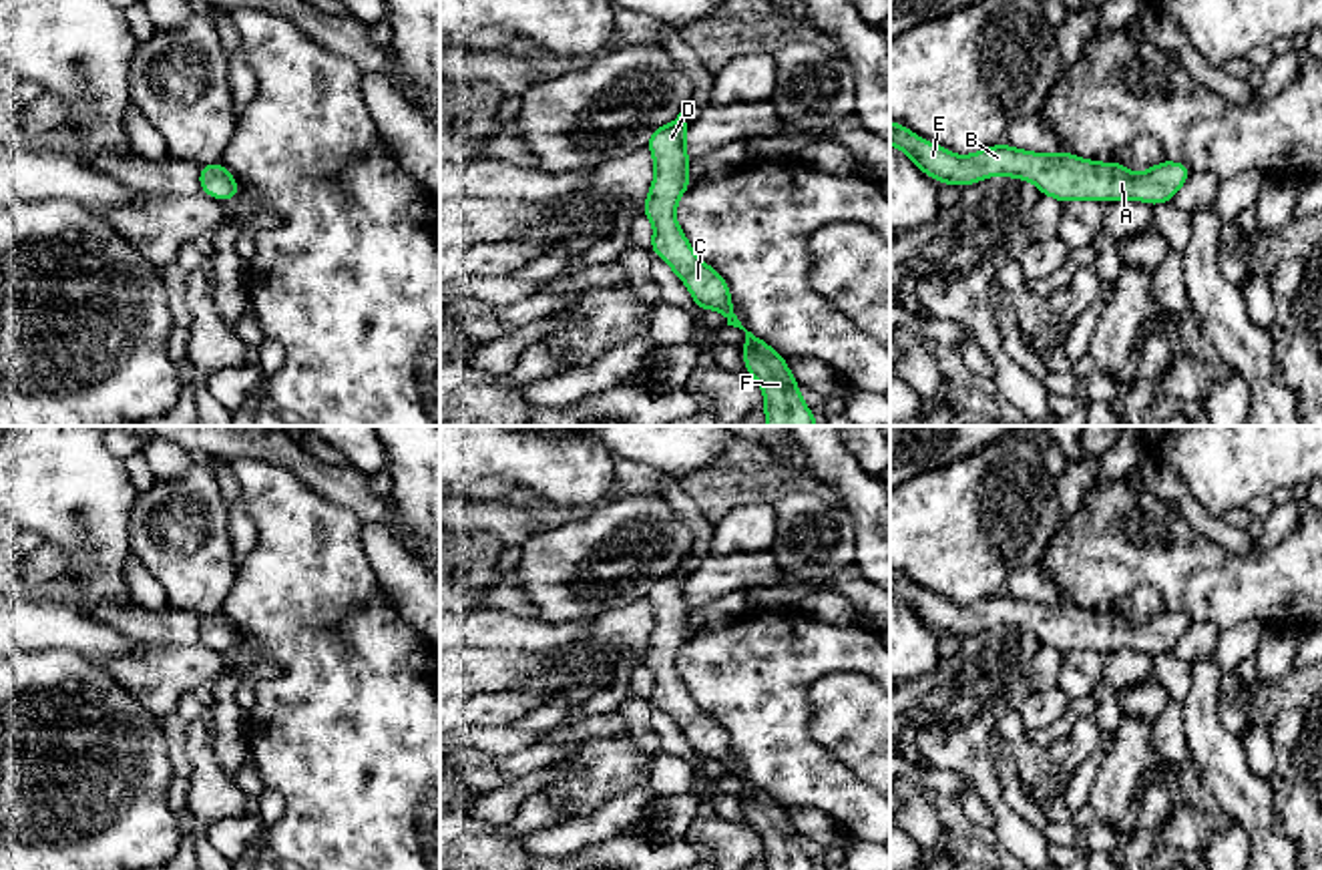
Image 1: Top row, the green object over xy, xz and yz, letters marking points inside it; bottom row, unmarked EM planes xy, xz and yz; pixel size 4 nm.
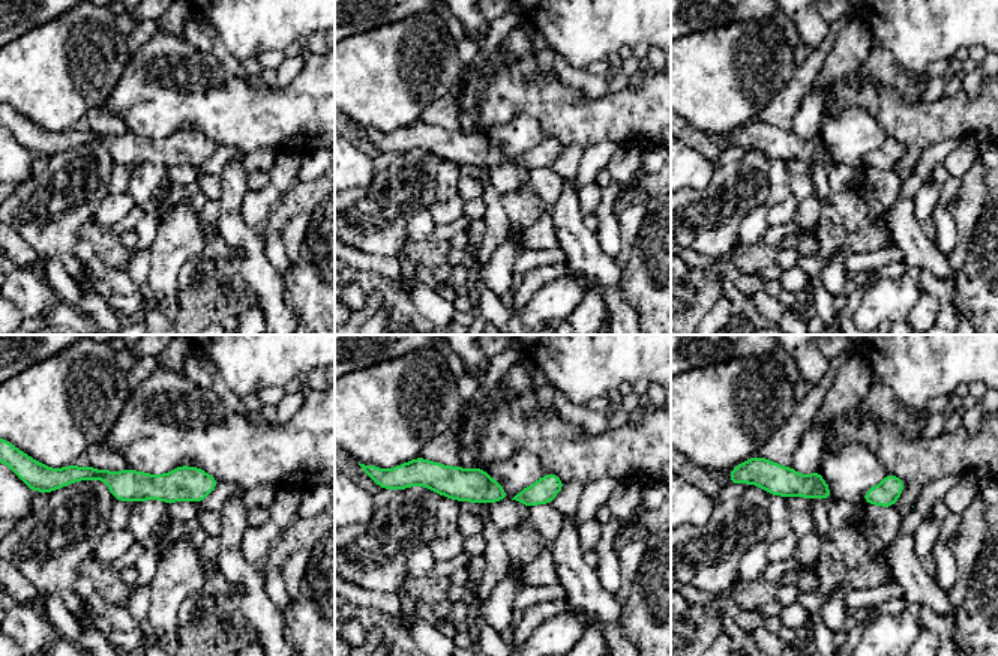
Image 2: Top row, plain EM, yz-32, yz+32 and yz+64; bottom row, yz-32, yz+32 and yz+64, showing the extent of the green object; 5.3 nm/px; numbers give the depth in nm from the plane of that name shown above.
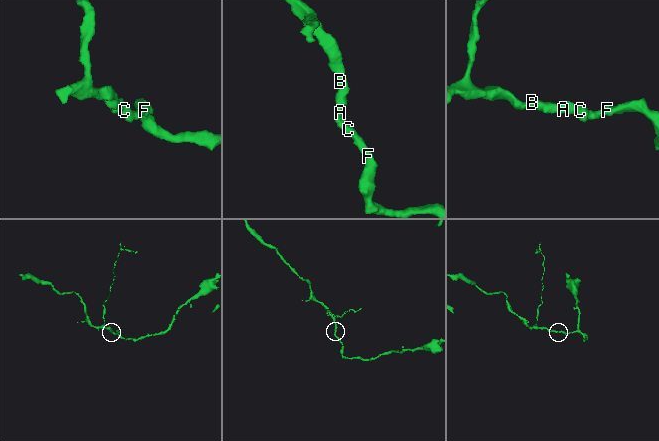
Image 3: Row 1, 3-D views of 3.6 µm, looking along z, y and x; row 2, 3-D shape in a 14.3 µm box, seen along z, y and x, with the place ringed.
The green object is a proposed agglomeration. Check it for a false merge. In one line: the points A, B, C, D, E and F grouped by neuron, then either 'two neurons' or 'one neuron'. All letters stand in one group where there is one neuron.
A B C D E F; one neuron

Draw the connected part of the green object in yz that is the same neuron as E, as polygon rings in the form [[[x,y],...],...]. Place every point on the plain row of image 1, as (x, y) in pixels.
[[[890,571],[890,595],[904,601],[922,623],[944,635],[966,637],[995,625],[1007,625],[1033,631],[1041,645],[1061,653],[1087,649],[1169,653],[1191,625],[1187,615],[1173,611],[1157,613],[1135,625],[1119,613],[1093,613],[1071,603],[1041,605],[1011,595],[995,595],[960,607],[946,597],[930,595],[894,571]]]

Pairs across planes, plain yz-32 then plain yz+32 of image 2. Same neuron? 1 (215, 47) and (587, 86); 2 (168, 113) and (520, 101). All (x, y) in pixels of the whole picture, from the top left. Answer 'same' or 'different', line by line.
1: same
2: same

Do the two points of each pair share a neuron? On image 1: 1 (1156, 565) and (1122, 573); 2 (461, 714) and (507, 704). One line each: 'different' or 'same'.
1: same
2: same

